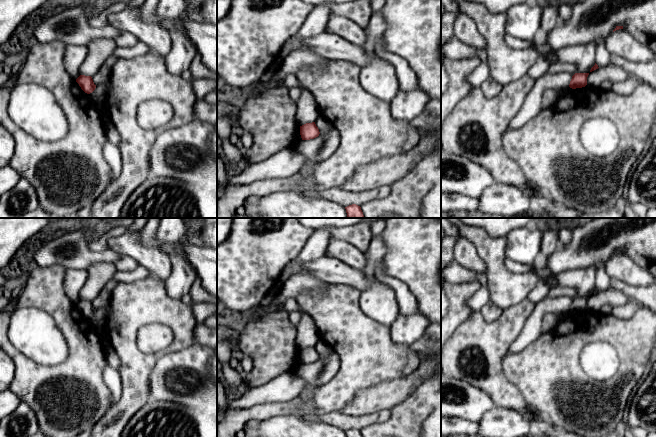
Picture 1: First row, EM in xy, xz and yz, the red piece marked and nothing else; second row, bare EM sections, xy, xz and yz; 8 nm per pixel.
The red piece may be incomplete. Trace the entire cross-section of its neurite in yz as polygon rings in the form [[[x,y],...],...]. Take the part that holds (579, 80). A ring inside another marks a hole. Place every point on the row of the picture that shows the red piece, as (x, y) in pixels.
[[[575,73],[572,76],[569,87],[572,89],[582,88],[587,85],[587,77],[589,73]]]

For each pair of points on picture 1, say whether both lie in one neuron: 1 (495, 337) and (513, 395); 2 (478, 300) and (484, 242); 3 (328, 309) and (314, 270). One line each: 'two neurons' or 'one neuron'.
1: one neuron
2: two neurons
3: two neurons

